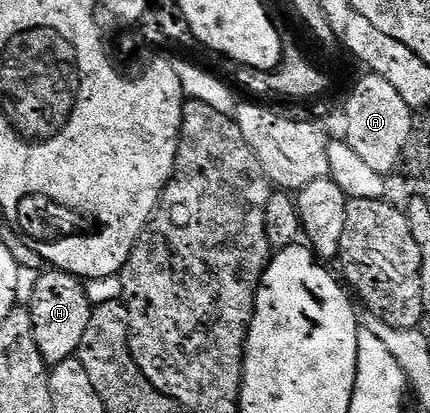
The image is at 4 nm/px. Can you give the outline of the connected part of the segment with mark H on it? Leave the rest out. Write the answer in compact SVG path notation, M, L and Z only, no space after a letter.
M54 268L46 272L40 273L29 309L37 348L48 367L53 367L78 355L81 336L85 336L85 328L89 328L93 305L86 296L84 283L74 274Z

